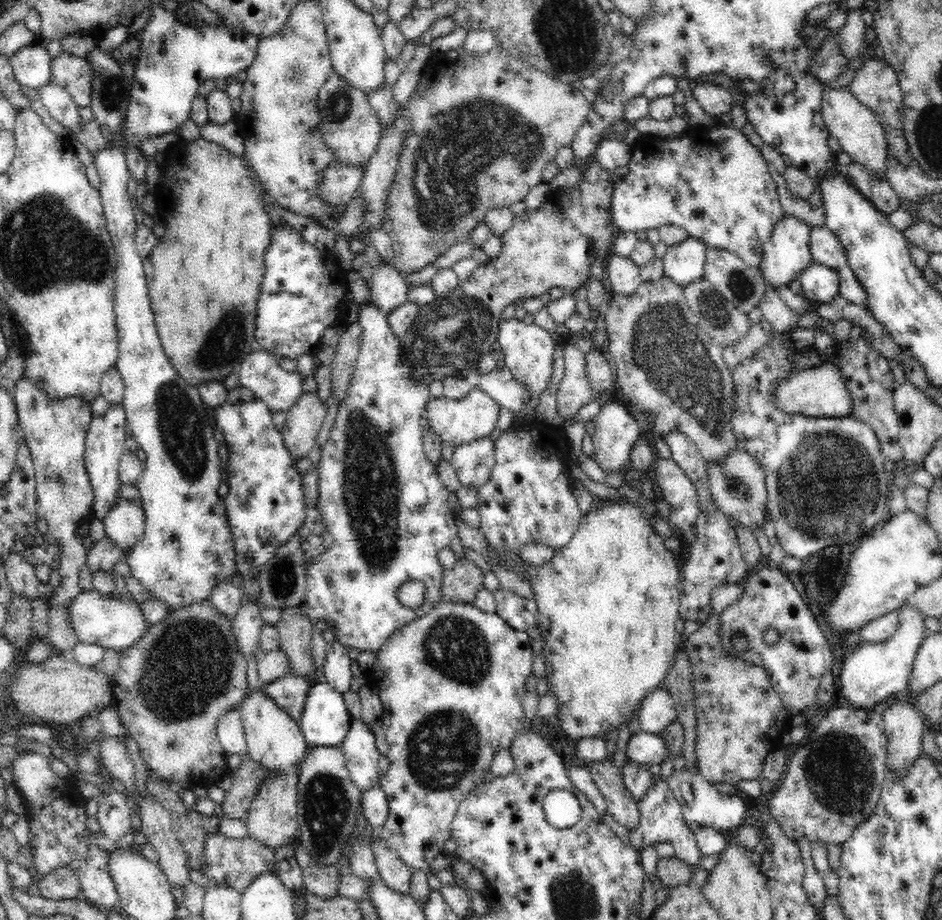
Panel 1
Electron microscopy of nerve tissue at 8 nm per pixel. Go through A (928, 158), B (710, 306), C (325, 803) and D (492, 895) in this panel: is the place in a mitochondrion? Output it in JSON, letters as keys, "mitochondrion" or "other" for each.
{"A":"mitochondrion","B":"mitochondrion","C":"mitochondrion","D":"other"}

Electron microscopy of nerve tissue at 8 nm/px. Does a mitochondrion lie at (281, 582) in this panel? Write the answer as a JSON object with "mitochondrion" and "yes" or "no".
{"mitochondrion":"yes"}

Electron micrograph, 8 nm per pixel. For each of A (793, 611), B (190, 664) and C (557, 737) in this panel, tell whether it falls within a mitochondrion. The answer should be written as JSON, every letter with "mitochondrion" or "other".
{"A":"other","B":"mitochondrion","C":"other"}

